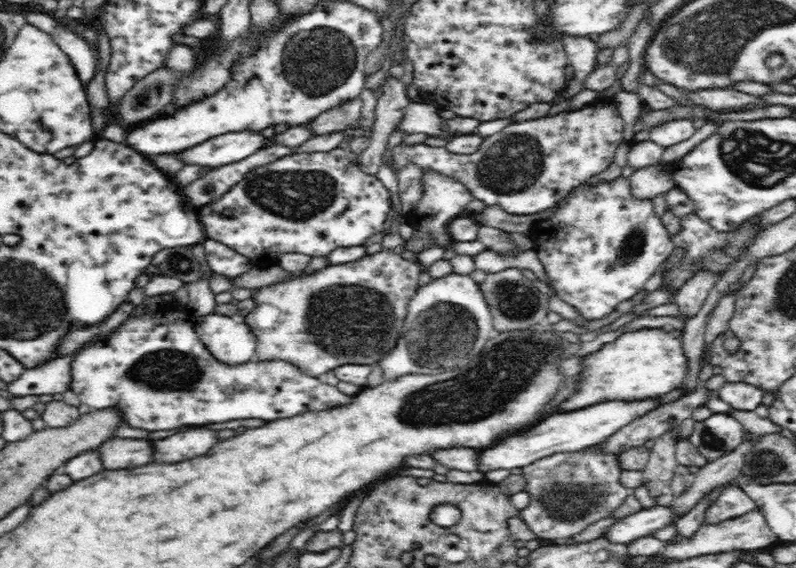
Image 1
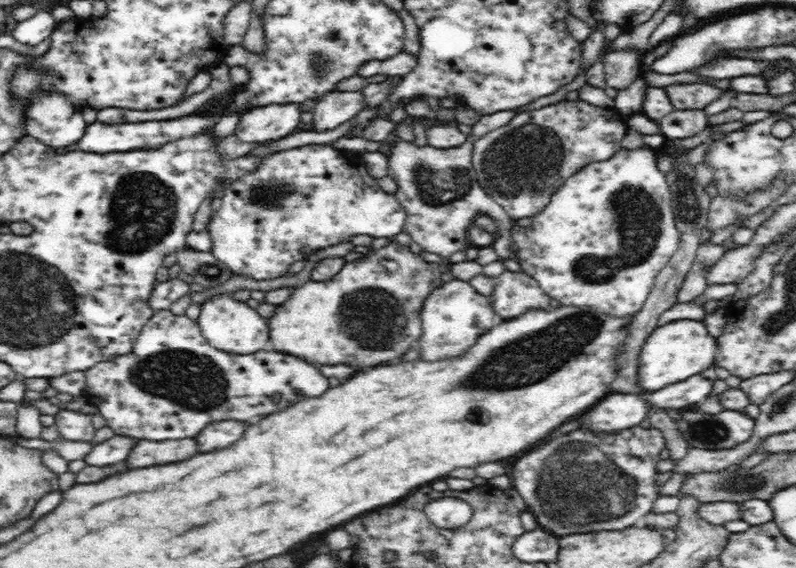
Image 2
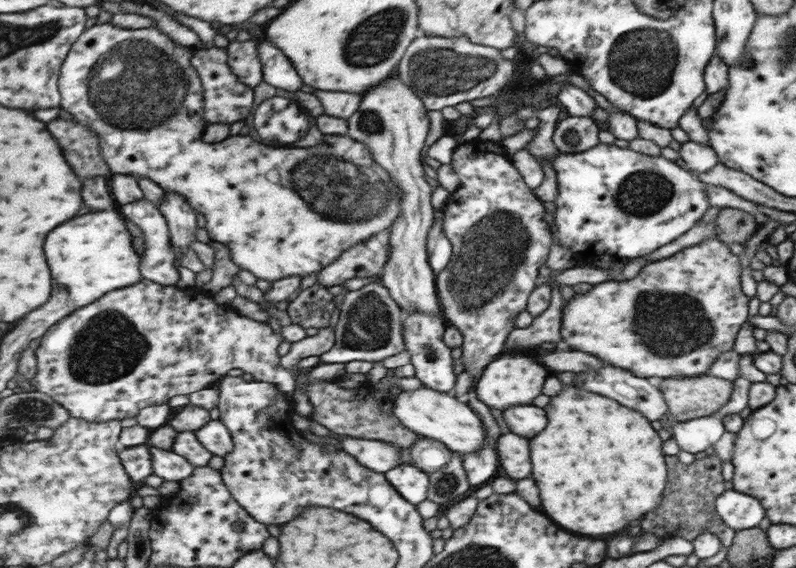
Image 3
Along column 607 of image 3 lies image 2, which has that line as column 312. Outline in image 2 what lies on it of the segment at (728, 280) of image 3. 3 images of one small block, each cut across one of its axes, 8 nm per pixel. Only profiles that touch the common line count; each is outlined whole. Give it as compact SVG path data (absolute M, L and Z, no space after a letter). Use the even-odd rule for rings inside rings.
M395 240L390 241L387 246L371 249L361 259L348 261L334 278L326 282L310 280L292 288L288 300L276 306L272 318L268 318L270 342L276 352L288 352L308 360L310 364L378 366L404 354L408 346L420 336L422 326L418 322L422 324L422 320L419 310L424 297L441 284L440 274L437 263L426 262L412 253L408 246Z

